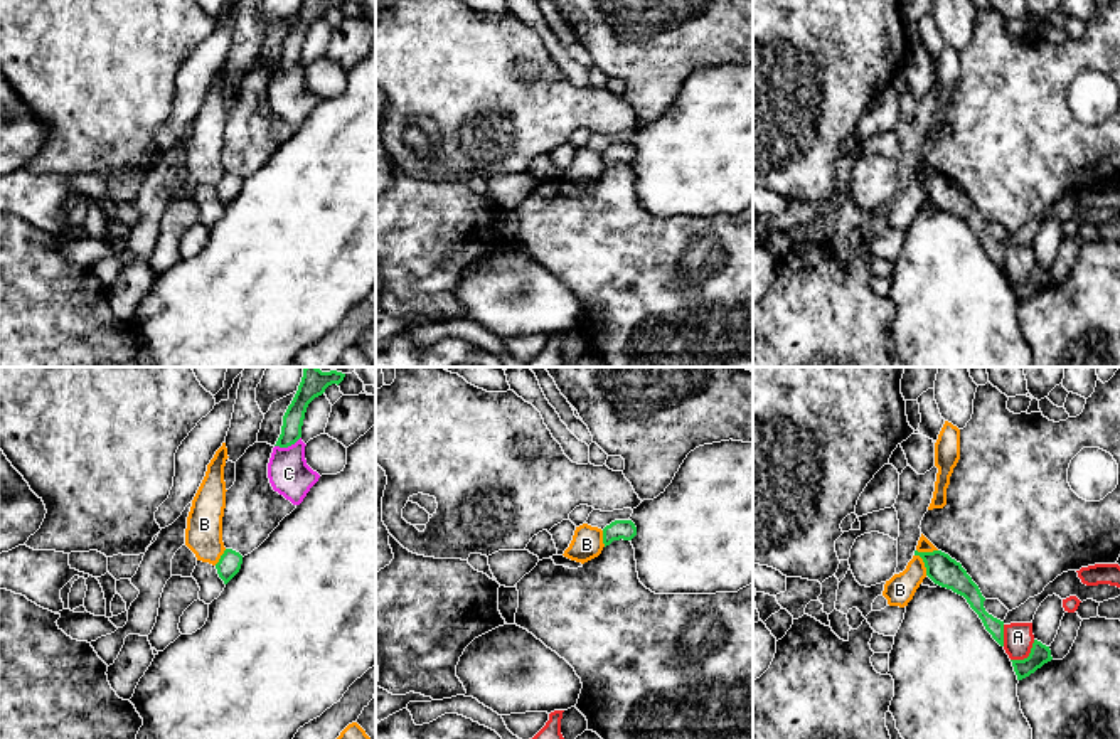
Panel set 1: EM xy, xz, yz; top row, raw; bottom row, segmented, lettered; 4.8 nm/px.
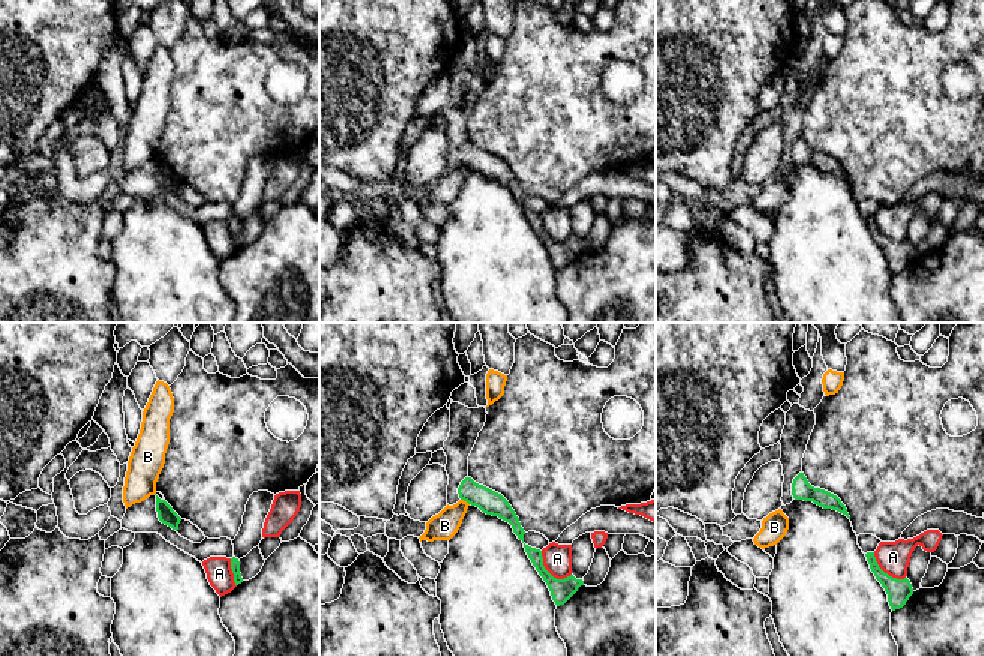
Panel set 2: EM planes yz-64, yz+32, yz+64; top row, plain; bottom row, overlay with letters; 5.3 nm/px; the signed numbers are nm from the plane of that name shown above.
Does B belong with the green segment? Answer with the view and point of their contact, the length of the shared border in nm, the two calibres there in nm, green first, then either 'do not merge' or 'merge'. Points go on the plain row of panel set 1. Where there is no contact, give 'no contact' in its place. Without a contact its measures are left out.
yz (923, 184) | 140 nm | 150/140 nm | do not merge

